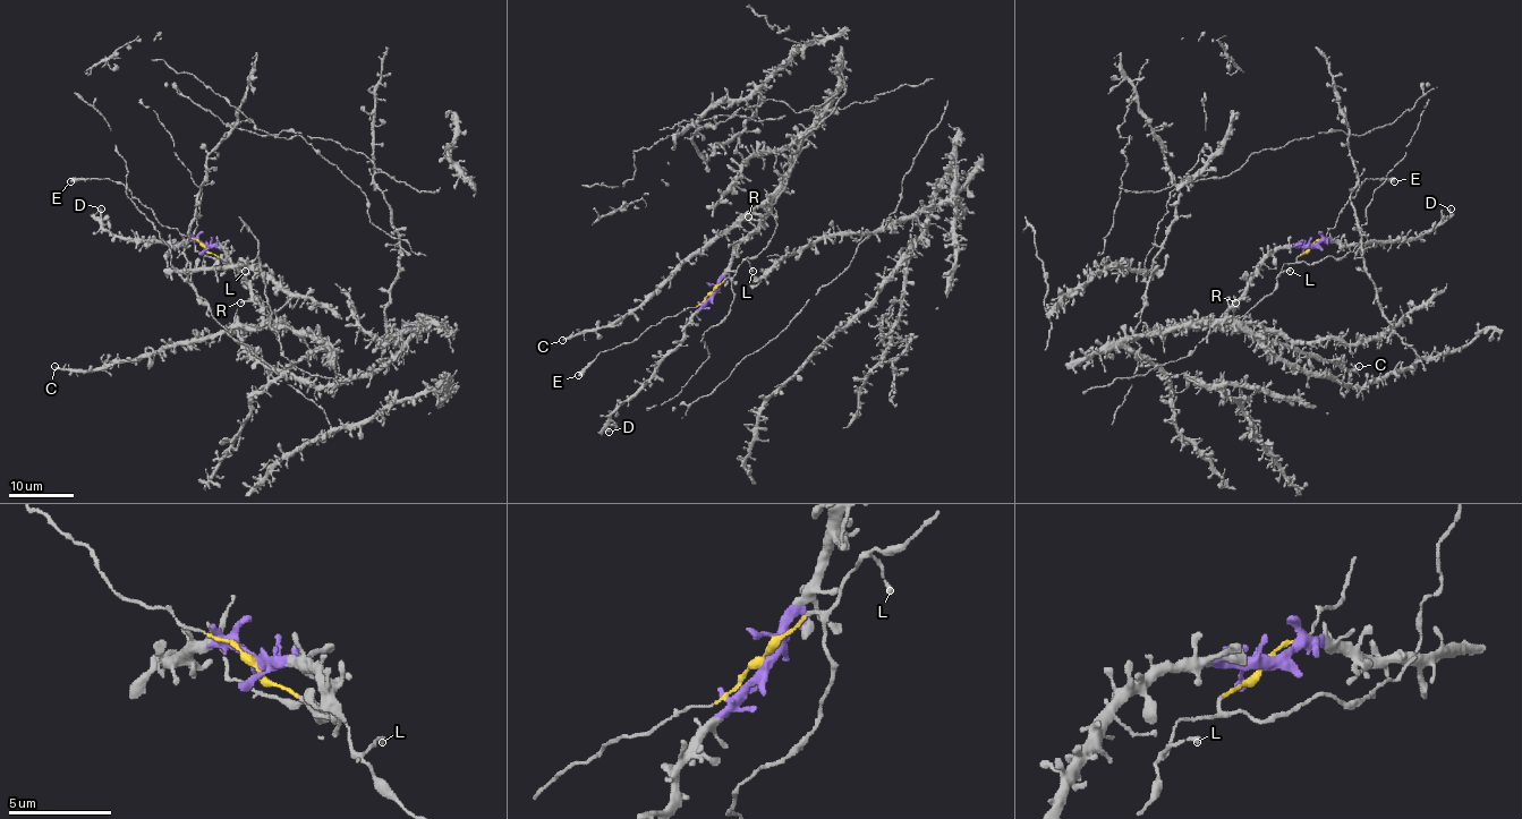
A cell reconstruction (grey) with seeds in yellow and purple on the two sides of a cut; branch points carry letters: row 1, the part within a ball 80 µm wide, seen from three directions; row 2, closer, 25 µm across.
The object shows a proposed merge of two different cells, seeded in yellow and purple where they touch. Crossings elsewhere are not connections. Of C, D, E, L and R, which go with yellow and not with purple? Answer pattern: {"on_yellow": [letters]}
{"on_yellow": ["E", "L"]}

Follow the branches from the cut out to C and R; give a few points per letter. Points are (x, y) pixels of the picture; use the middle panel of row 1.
C: (712, 293), (730, 257), (767, 212), (768, 201), (763, 207), (750, 207), (697, 249), (628, 313), (563, 340)
R: (712, 293), (730, 257), (759, 223), (748, 216)

